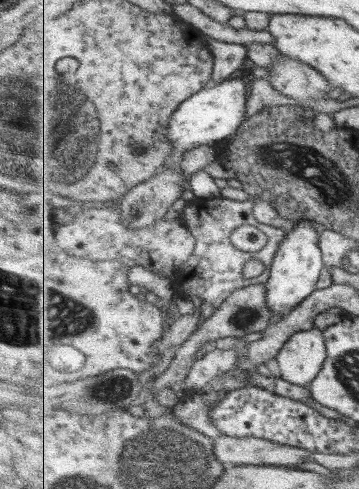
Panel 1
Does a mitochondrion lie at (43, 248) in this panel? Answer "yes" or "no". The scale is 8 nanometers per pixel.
no

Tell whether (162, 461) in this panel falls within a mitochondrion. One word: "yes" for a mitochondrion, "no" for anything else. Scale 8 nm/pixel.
yes

